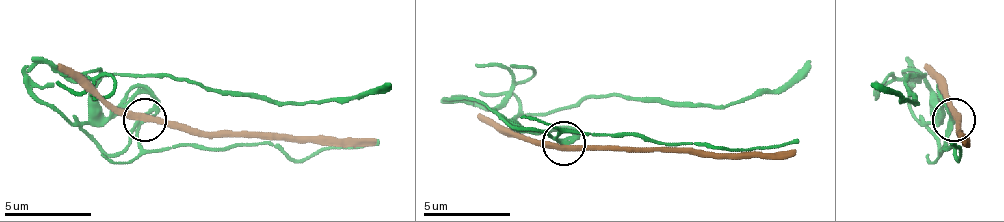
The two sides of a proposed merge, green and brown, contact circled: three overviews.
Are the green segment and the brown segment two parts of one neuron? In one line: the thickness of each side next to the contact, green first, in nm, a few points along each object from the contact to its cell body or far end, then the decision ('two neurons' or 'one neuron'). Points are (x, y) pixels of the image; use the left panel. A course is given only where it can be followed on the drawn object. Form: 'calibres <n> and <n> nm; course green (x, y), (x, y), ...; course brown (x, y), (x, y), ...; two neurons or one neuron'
calibres 170 and 360 nm; course green (143, 120), (148, 94), (126, 94), (109, 112), (96, 86), (135, 73), (316, 103), (360, 99), (390, 81); course brown (143, 120), (208, 133), (377, 142); one neuron

